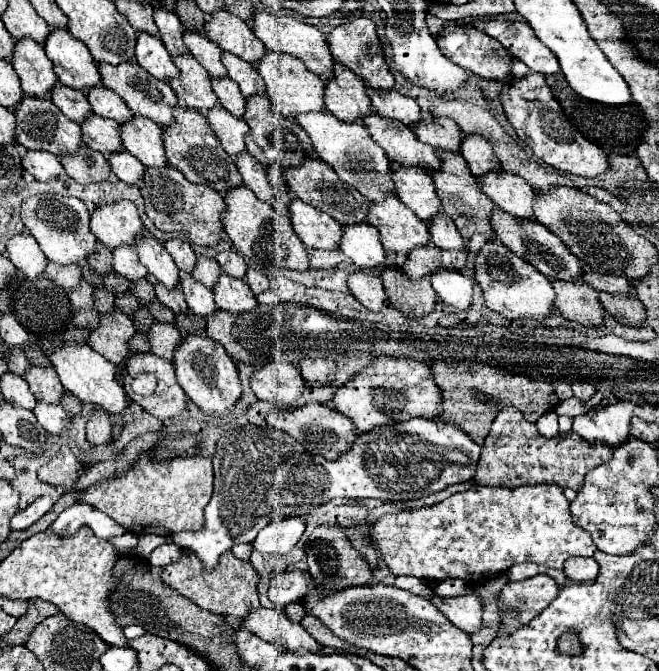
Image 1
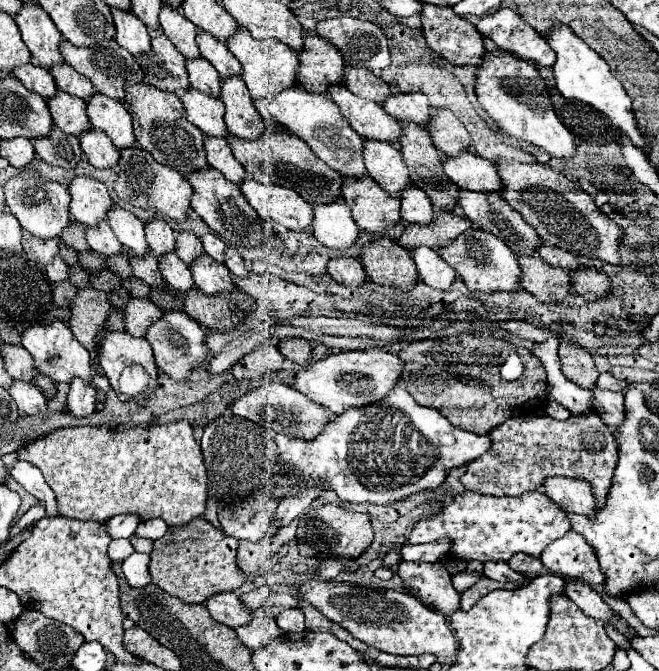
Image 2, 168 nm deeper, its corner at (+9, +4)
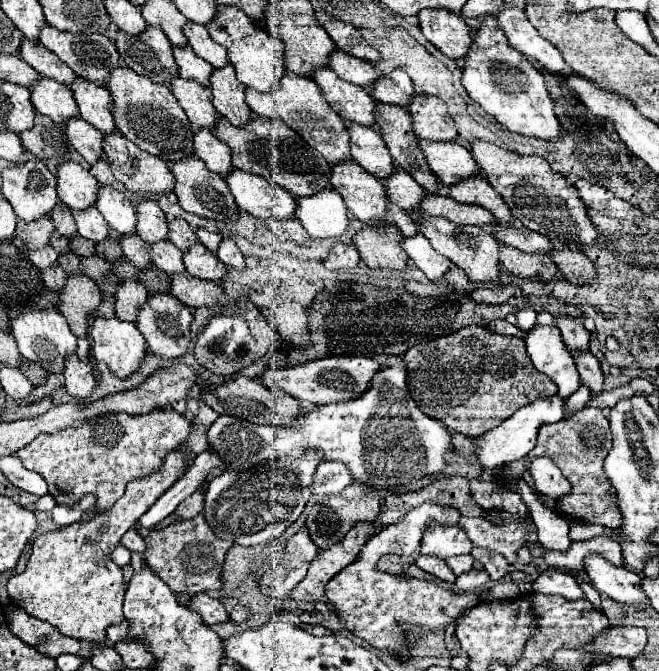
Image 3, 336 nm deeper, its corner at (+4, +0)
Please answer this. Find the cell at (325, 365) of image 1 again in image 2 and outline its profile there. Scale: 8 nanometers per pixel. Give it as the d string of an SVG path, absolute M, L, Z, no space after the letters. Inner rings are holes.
M291 339L291 341L281 341L279 343L279 351L291 359L293 363L305 367L311 363L311 355L313 355L313 347L311 343L307 341L301 341L301 339Z

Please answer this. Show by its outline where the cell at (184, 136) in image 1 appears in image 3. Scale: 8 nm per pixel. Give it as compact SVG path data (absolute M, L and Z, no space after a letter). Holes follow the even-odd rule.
M112 67L106 89L112 97L110 111L114 115L114 123L118 131L132 143L136 143L150 155L160 157L162 161L174 161L186 155L194 155L194 131L190 129L190 121L186 119L184 109L178 105L178 99L172 95L166 83L152 83L148 77L142 77L128 67Z

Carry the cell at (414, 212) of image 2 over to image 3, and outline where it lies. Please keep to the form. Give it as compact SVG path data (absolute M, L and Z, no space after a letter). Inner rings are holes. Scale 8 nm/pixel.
M394 165L394 175L384 179L386 185L386 195L392 205L398 205L404 211L418 209L422 201L422 187L412 179L410 173Z

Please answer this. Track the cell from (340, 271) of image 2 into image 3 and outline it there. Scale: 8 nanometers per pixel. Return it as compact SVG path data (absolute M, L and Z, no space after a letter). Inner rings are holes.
M334 243L330 249L330 255L322 263L326 269L338 271L338 269L346 269L346 267L356 267L360 263L360 255L354 245Z

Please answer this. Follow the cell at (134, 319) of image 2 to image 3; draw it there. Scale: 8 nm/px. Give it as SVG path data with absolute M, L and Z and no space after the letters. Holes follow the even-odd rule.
M126 279L126 281L120 281L118 291L116 291L114 297L116 297L116 303L114 303L116 315L122 321L132 321L134 323L134 319L138 317L138 307L142 303L146 303L148 291L140 281Z

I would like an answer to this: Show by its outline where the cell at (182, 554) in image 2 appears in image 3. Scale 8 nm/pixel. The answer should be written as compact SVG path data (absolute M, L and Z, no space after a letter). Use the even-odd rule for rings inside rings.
M198 513L194 519L178 521L162 531L150 531L144 537L144 541L146 541L144 561L150 565L152 571L158 573L158 577L174 593L186 593L194 597L200 591L216 591L222 587L220 571L222 571L224 555L232 547L232 543L218 539L210 531L202 513Z

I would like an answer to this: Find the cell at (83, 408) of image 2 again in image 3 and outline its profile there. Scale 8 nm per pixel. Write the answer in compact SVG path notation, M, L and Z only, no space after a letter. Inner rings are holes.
M72 353L72 355L66 357L64 373L62 375L64 375L64 387L66 387L66 391L72 397L76 397L78 401L86 401L88 395L92 393L94 385L96 385L90 361L80 359L76 353Z

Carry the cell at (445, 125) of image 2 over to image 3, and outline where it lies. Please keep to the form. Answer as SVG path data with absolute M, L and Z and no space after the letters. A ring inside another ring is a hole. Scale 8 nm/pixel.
M414 93L408 103L408 113L412 115L412 129L418 137L438 141L450 141L456 137L456 125L448 115L446 103L438 97Z

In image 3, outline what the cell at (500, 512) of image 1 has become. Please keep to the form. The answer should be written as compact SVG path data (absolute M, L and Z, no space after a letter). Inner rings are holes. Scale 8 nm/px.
M460 517L458 525L468 533L474 547L484 547L496 553L502 553L508 563L516 563L518 549L528 545L526 525L516 525L504 521L502 525L492 525L484 517Z

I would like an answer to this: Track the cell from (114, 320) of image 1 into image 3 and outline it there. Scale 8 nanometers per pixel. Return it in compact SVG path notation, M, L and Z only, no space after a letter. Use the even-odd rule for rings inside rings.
M82 273L66 277L66 285L60 289L58 311L68 319L68 325L74 335L88 335L88 321L100 305L100 299L100 289L90 277Z

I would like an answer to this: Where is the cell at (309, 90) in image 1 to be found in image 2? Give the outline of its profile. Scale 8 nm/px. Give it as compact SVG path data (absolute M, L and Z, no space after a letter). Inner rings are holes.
M239 29L233 39L227 41L229 51L239 59L243 65L243 81L251 93L251 99L269 99L279 95L283 89L291 89L297 85L297 69L299 69L299 59L297 53L287 47L281 41L275 39L253 39L249 31Z

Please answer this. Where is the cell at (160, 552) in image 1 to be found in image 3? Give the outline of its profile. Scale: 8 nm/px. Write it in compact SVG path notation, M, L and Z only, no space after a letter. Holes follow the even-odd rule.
M128 529L128 531L122 535L120 543L122 543L124 547L128 547L130 551L136 551L136 553L144 553L144 549L146 549L144 539L142 539L142 537L138 535L138 531L134 531L134 529Z

